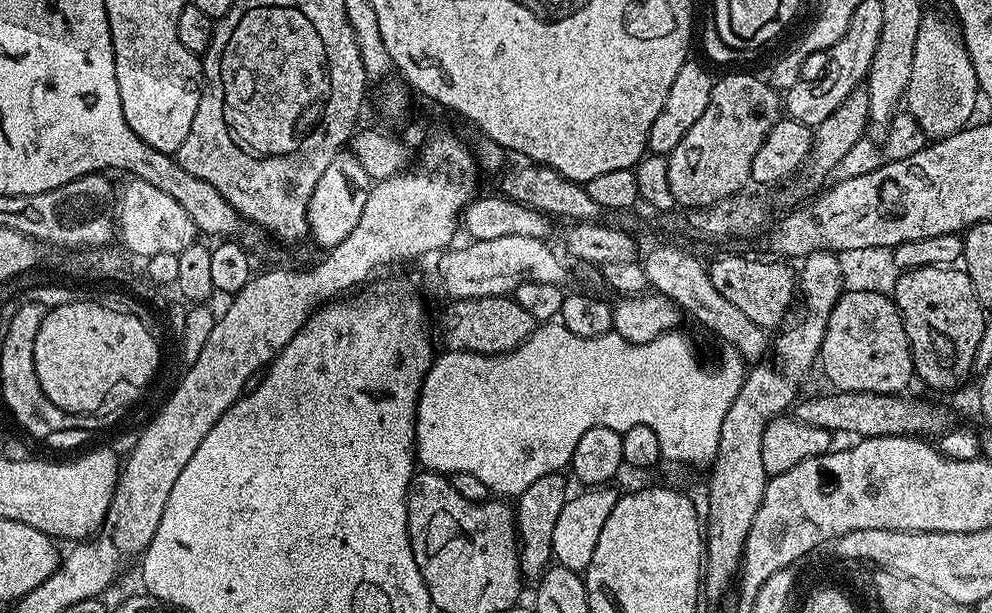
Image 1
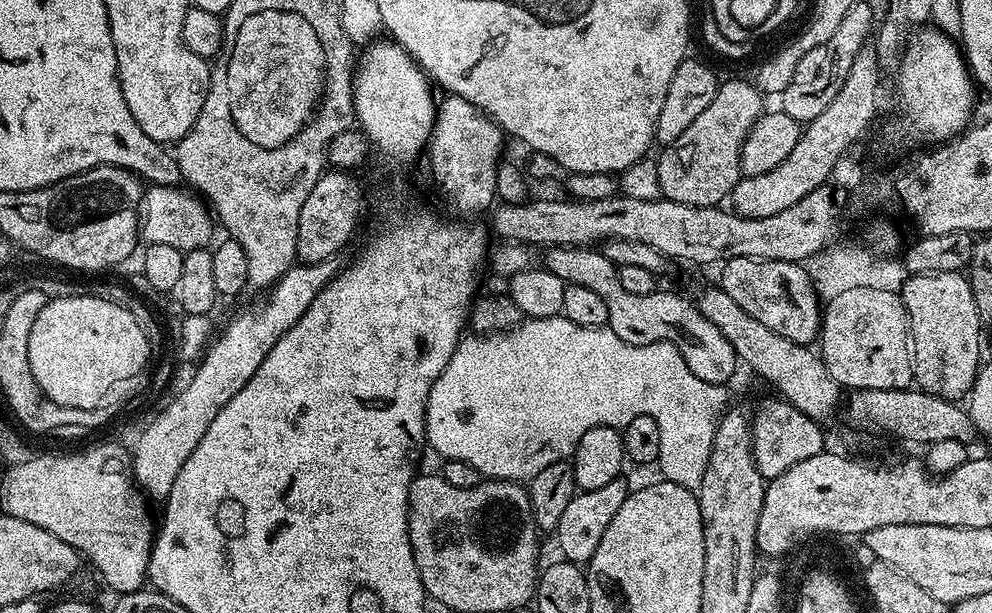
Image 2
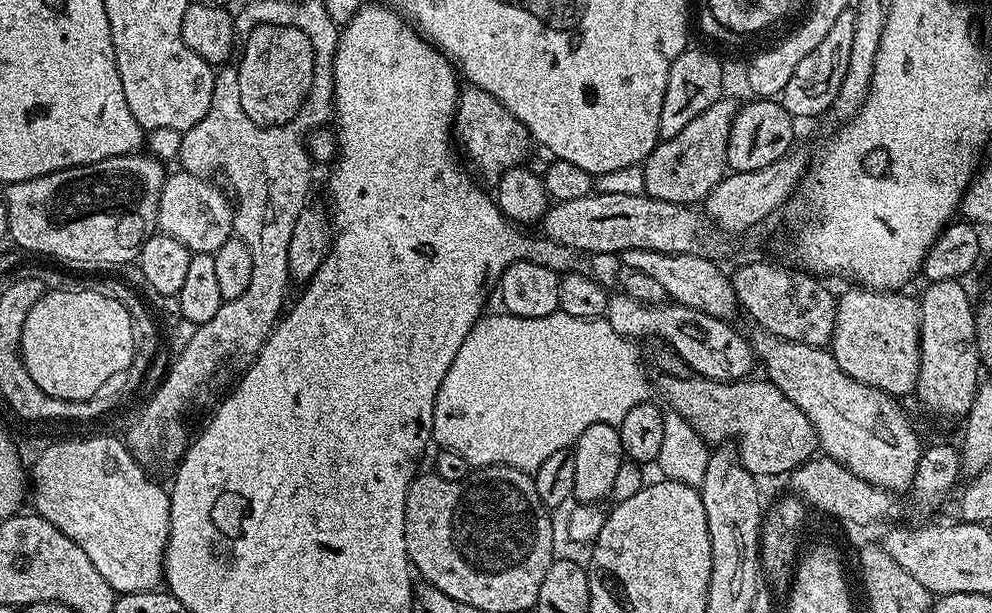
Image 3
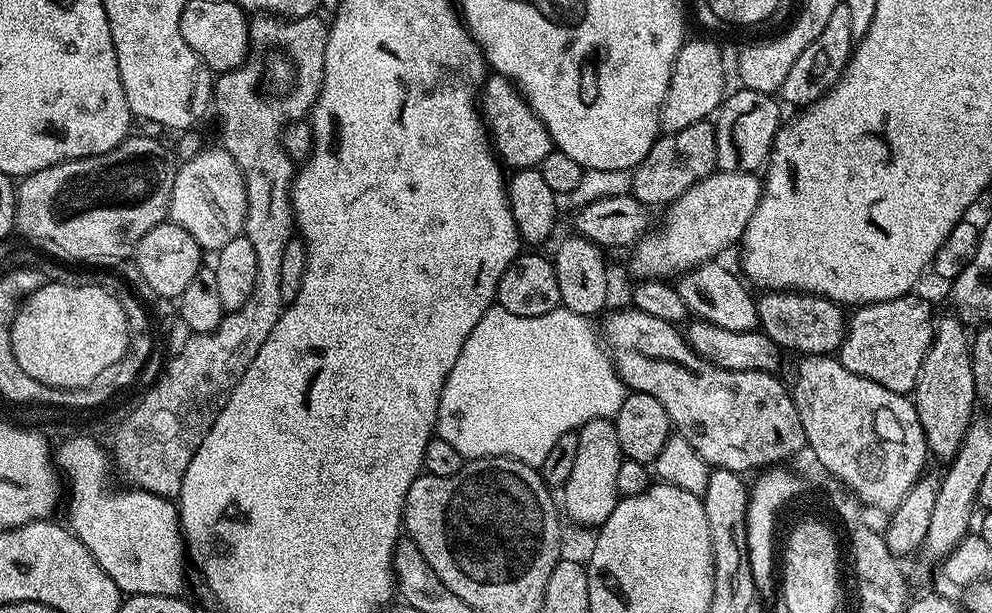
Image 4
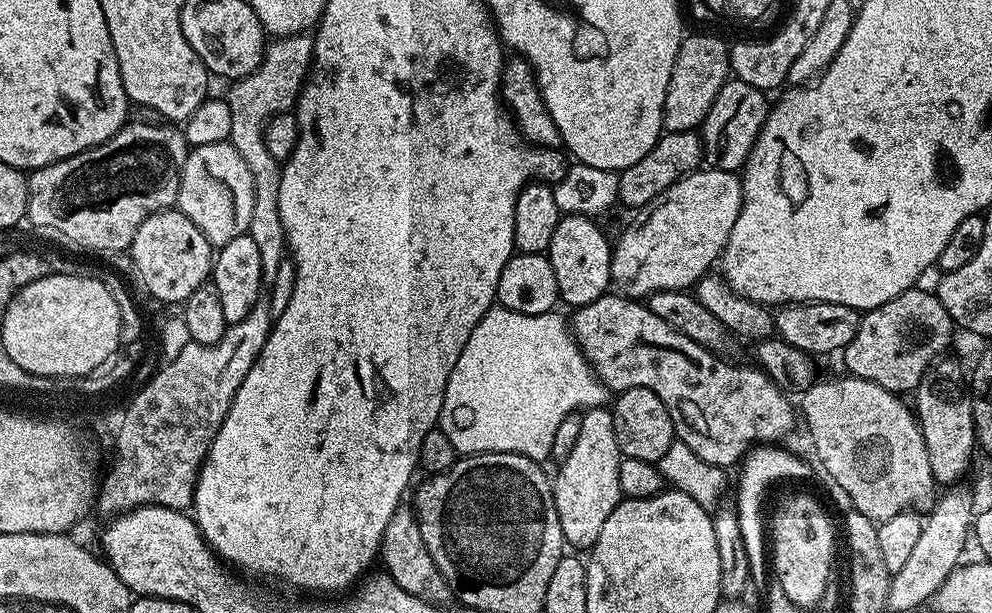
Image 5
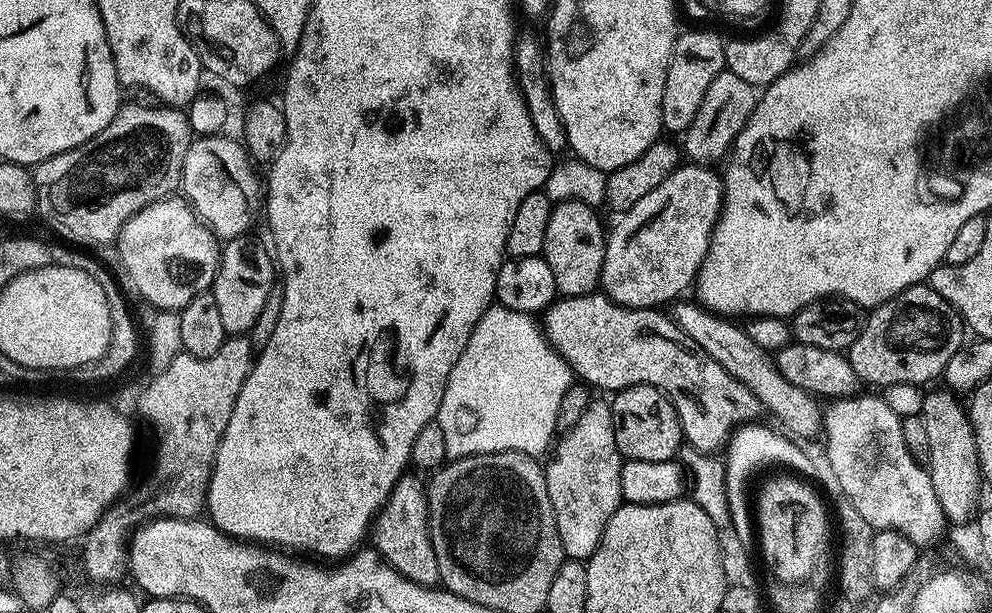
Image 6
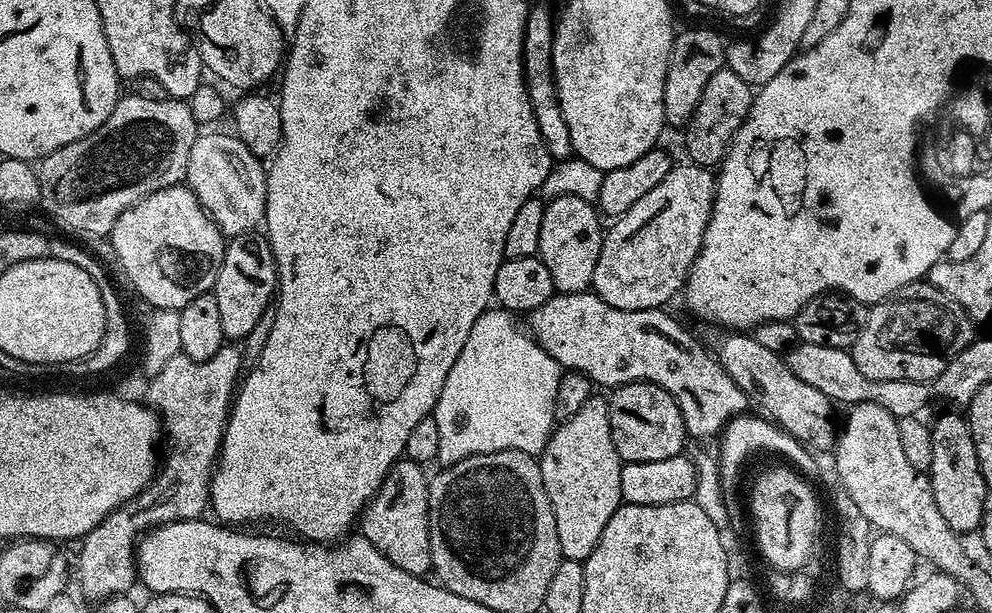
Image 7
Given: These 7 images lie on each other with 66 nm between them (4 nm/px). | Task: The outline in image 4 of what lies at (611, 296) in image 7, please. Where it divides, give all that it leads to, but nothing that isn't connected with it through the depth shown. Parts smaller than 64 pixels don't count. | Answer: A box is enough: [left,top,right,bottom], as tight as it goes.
[628,172,762,280]

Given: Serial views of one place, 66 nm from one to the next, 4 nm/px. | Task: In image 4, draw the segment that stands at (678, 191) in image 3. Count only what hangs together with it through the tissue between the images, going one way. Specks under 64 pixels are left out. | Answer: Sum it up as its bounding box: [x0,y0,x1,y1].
[632,119,716,206]

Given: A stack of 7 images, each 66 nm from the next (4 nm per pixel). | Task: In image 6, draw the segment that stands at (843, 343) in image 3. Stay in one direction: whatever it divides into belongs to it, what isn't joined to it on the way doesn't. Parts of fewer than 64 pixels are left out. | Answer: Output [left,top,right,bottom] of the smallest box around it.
[846,283,966,389]

